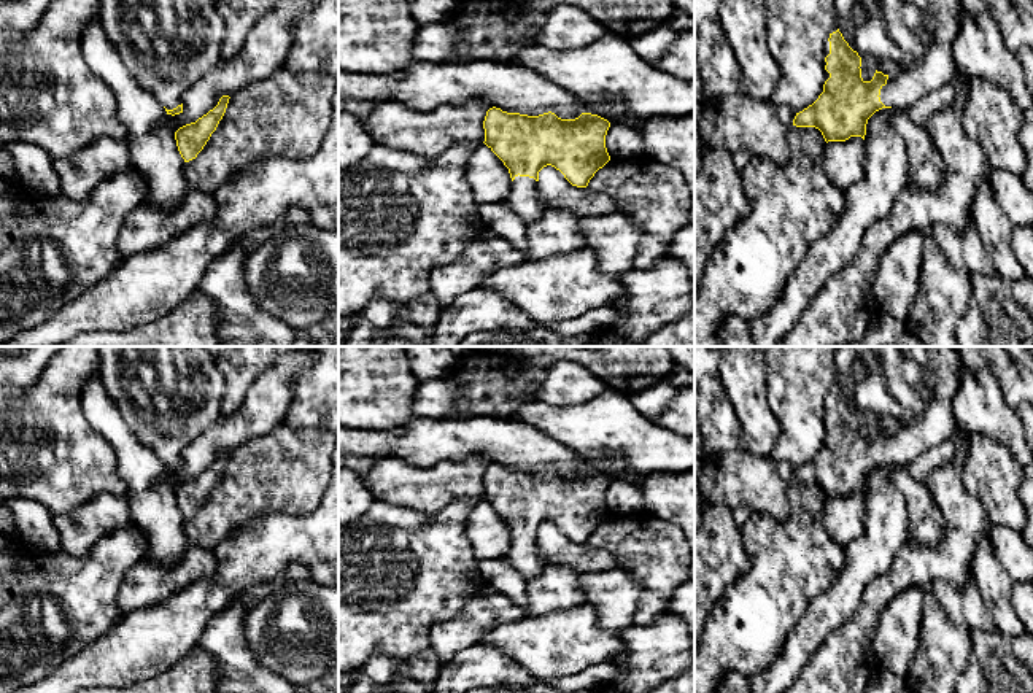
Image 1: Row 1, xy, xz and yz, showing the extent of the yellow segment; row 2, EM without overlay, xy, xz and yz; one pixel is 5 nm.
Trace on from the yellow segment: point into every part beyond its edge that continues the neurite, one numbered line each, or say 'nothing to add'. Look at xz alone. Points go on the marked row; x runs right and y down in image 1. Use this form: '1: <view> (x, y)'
1: xz (523, 199)

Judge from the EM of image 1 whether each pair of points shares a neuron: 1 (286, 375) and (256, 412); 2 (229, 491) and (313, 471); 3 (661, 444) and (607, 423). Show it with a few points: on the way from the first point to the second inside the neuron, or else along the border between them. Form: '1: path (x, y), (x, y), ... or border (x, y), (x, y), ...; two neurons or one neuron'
1: path (277, 385), (266, 402); one neuron
2: path (250, 488), (263, 476), (293, 471); one neuron
3: path (649, 444), (638, 444), (620, 436); one neuron

